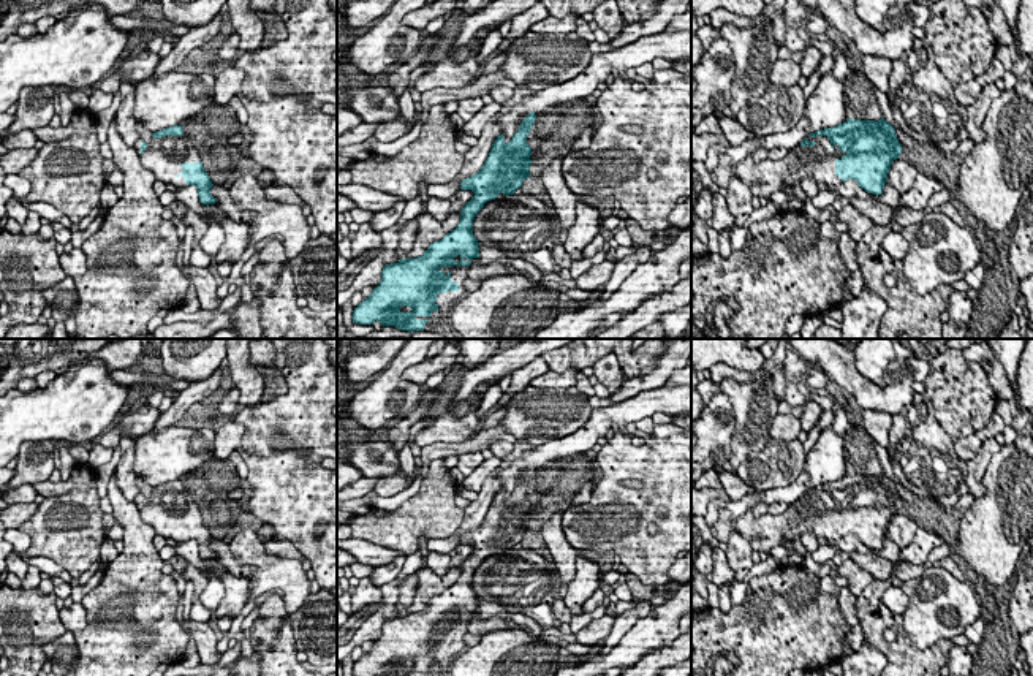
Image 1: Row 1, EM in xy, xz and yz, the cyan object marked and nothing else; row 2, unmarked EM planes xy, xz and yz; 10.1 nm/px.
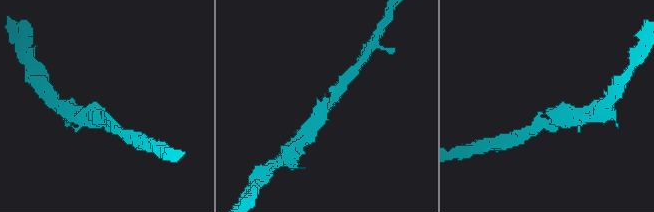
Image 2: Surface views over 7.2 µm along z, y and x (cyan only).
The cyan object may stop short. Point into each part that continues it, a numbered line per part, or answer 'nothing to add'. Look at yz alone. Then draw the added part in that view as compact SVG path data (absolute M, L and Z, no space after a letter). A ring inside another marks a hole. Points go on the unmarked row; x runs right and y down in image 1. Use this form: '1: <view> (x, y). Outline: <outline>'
1: yz (768, 531). Outline: M808 491L810 496L815 497L813 502L797 499L781 515L766 513L756 518L755 508L748 508L736 521L726 507L718 508L718 519L710 532L718 541L728 543L729 532L736 529L753 551L767 554L775 546L785 546L789 540L800 538L804 532L838 541L842 534L835 529L835 515L842 515L846 507L832 499L827 491Z

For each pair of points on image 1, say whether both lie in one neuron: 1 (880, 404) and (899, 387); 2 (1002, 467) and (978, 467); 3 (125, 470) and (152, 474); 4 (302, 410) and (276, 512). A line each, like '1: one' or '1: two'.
1: one
2: two
3: two
4: one

